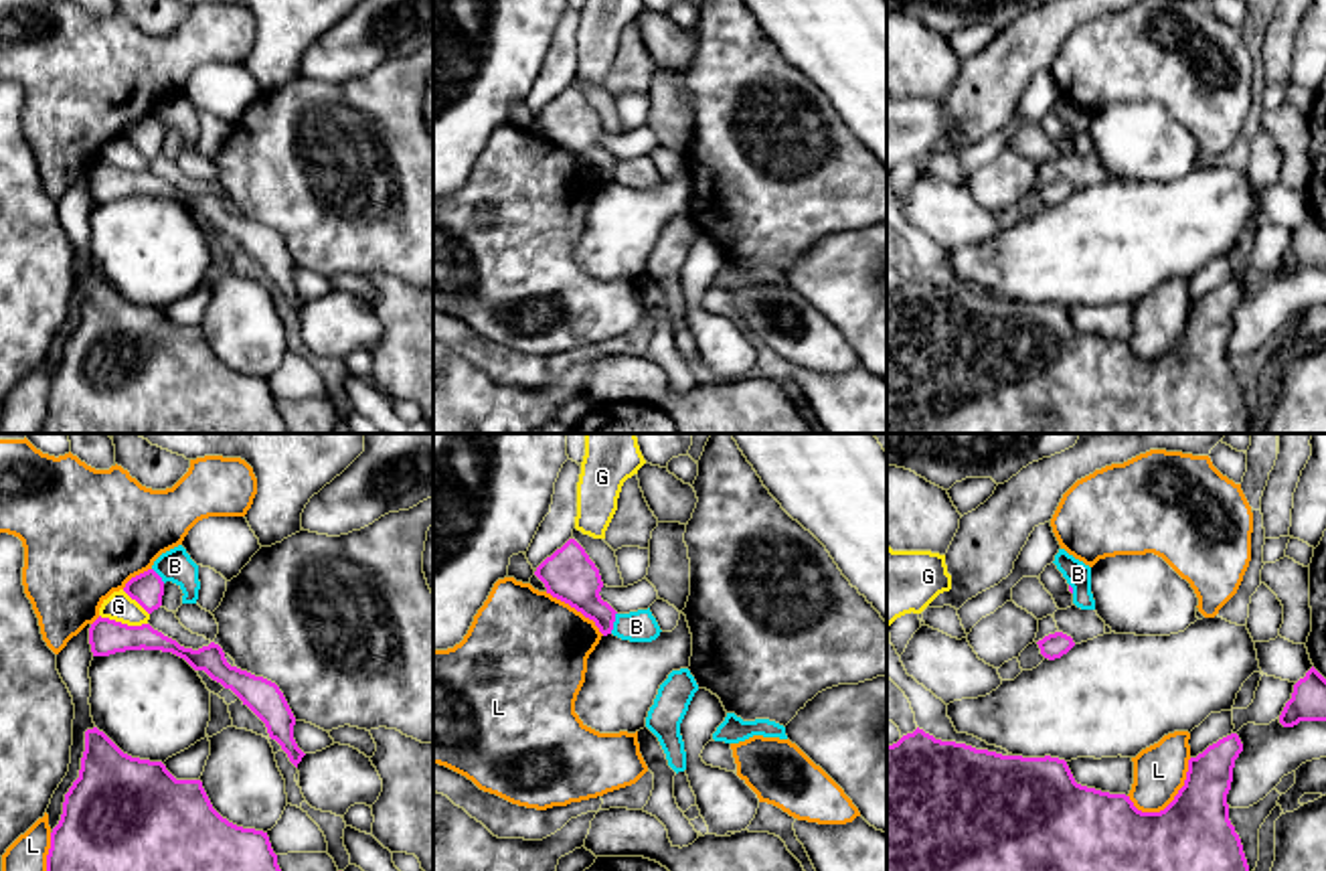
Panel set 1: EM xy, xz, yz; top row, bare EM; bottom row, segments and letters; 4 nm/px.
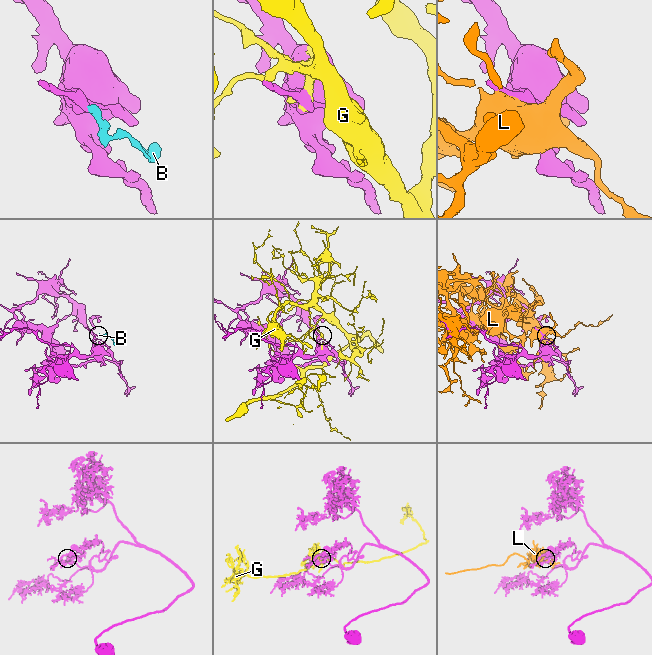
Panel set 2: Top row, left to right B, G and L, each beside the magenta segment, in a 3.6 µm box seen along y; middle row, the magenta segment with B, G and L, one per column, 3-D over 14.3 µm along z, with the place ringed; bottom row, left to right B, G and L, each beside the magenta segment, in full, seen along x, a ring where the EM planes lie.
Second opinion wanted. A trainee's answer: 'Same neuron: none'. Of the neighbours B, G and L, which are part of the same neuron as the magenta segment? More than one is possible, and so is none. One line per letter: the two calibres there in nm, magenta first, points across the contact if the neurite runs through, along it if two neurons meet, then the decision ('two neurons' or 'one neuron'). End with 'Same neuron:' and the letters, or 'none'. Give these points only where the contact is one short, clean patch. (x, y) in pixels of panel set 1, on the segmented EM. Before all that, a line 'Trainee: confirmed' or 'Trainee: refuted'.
Trainee: confirmed
B: 200/130 nm | along xz (616, 612), (610, 632) | two neurons
G: 140/110 nm | two neurons
L: 300/200 nm | two neurons
Same neuron: none

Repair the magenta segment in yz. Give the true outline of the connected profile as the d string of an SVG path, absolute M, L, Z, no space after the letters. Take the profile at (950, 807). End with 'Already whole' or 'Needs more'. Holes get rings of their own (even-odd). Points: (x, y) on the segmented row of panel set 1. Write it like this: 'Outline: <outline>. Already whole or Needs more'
Outline: M917 727L897 743L887 745L887 871L1249 871L1241 839L1229 820L1227 804L1235 760L1241 751L1243 743L1237 733L1209 745L1203 754L1188 760L1184 786L1174 800L1160 812L1142 812L1126 794L1109 794L1077 784L1065 760L1002 756L966 743L935 739Z. Already whole

